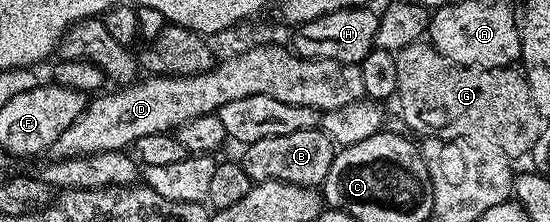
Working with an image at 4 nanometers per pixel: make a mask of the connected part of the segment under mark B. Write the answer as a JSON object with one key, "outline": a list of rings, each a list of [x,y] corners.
{"outline":[[[320,127],[297,130],[292,134],[264,136],[257,142],[246,145],[242,152],[239,163],[254,183],[277,180],[312,188],[320,187],[324,183],[336,156],[332,140]]]}

